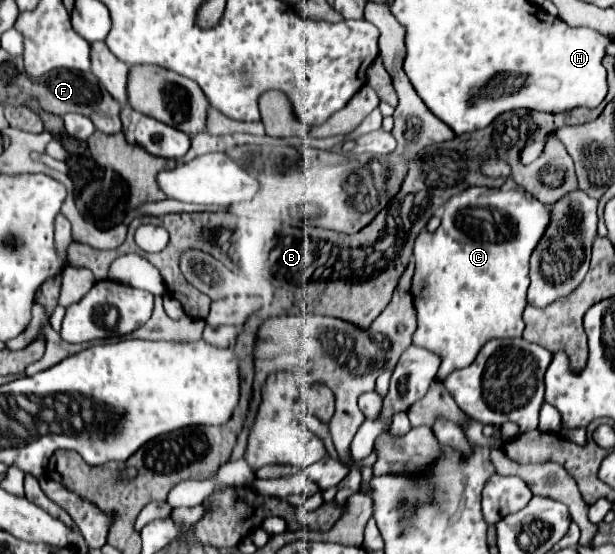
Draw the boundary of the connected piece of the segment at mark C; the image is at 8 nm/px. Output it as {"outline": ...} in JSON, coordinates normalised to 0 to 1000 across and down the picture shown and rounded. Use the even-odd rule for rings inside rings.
{"outline":[[[821,329],[815,339],[763,339],[720,372],[717,408],[698,422],[685,419],[675,437],[672,469],[672,542],[678,556],[678,603],[672,621],[717,646],[711,686],[720,690],[737,668],[759,664],[776,646],[779,632],[802,610],[847,610],[854,534],[860,520],[860,466],[896,404],[896,372],[880,368],[867,350]]]}

